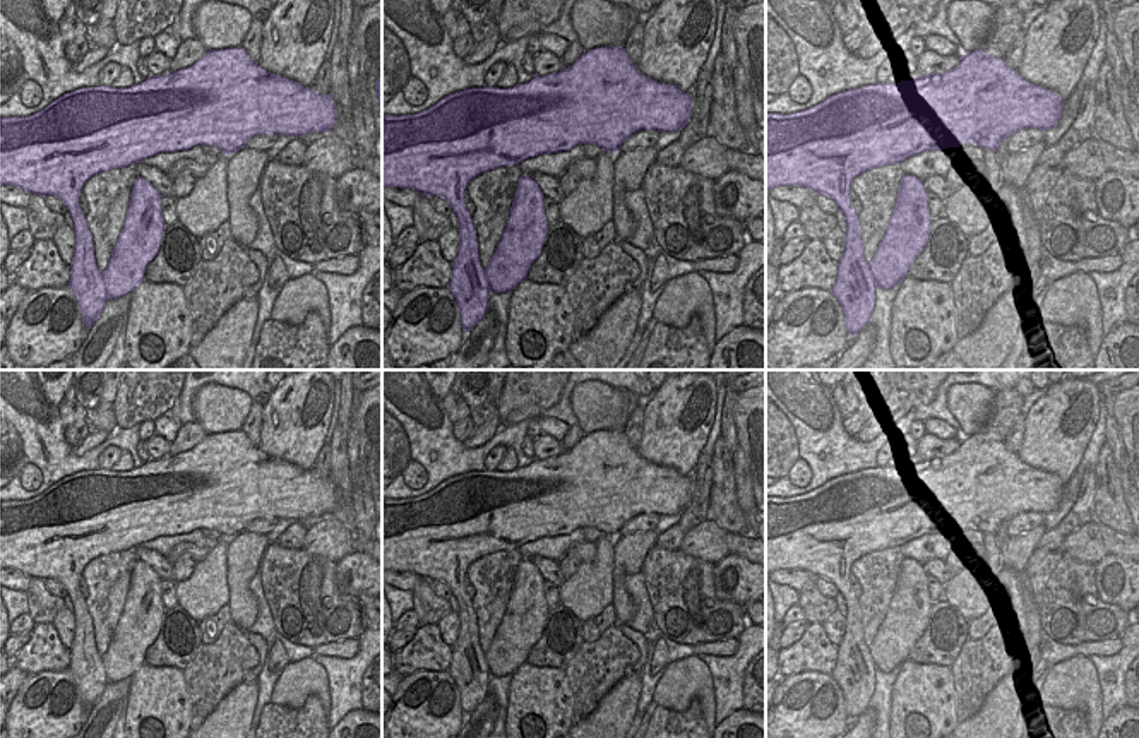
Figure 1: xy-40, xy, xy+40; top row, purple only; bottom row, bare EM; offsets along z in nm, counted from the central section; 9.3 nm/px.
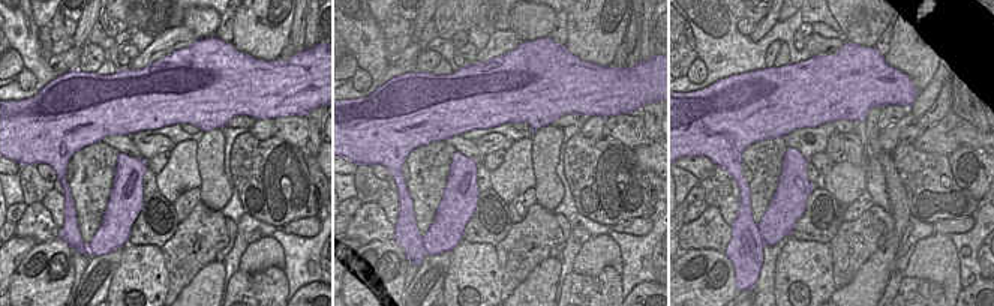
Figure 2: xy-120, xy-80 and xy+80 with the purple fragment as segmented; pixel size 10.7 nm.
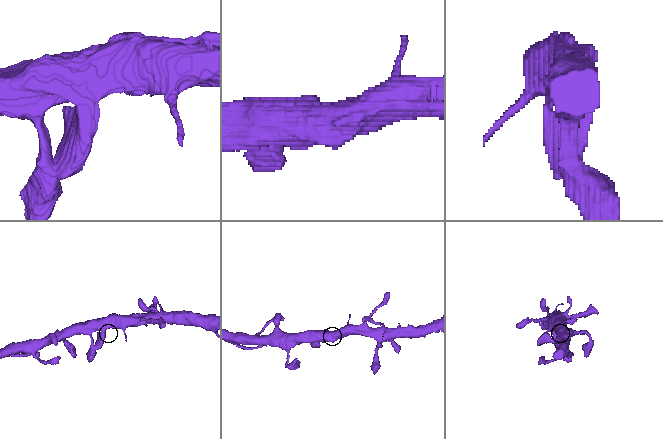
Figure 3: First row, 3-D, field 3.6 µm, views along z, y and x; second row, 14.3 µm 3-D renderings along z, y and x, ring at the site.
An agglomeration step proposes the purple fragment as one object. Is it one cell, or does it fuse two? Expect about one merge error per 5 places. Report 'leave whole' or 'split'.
leave whole

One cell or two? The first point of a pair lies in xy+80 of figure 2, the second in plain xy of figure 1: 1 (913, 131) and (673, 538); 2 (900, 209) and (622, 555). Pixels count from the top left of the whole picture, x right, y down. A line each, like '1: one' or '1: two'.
1: one
2: two

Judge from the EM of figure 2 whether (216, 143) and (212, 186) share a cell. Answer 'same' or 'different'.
same

